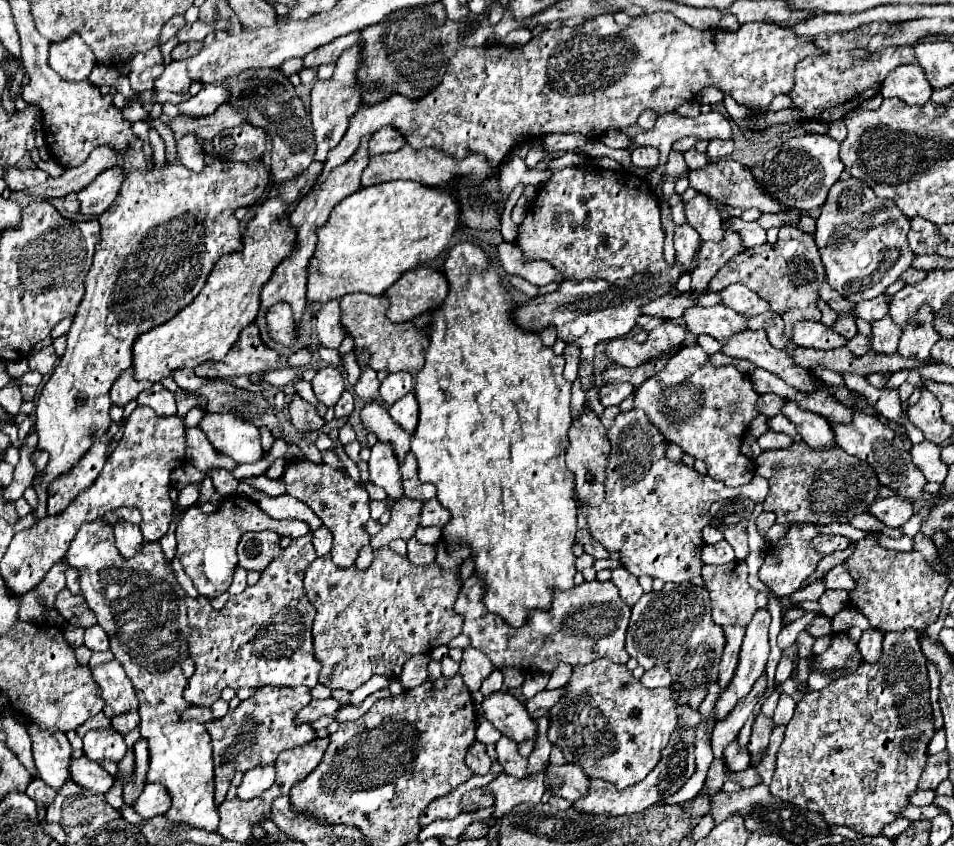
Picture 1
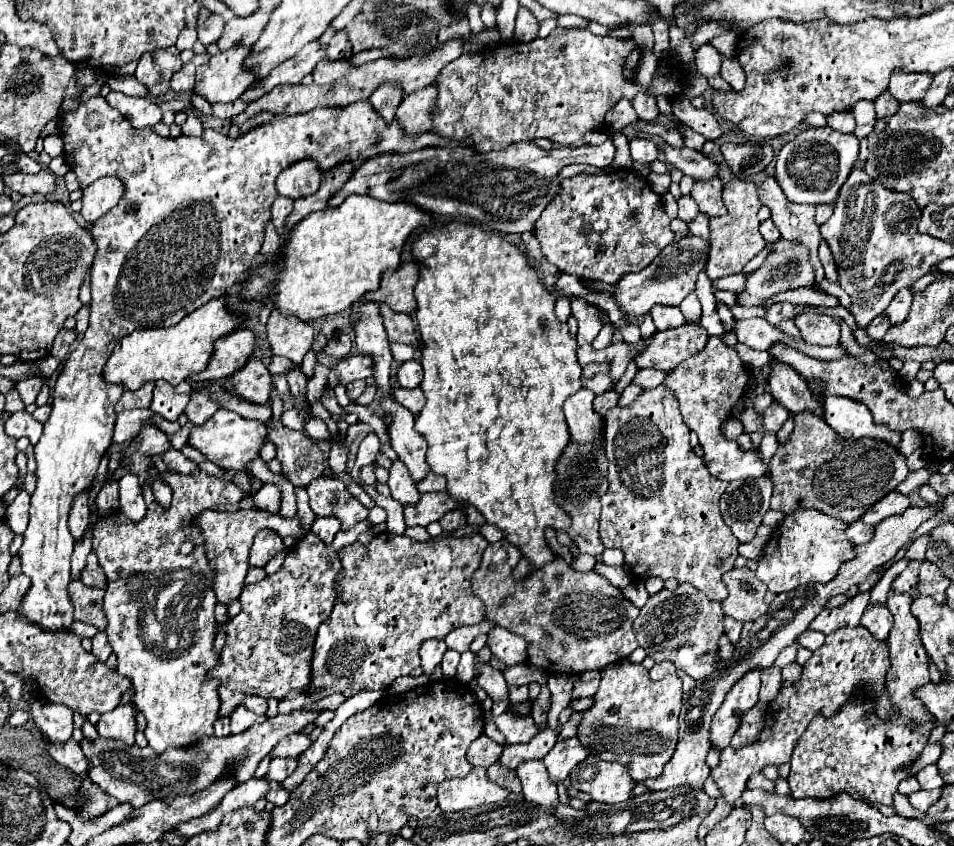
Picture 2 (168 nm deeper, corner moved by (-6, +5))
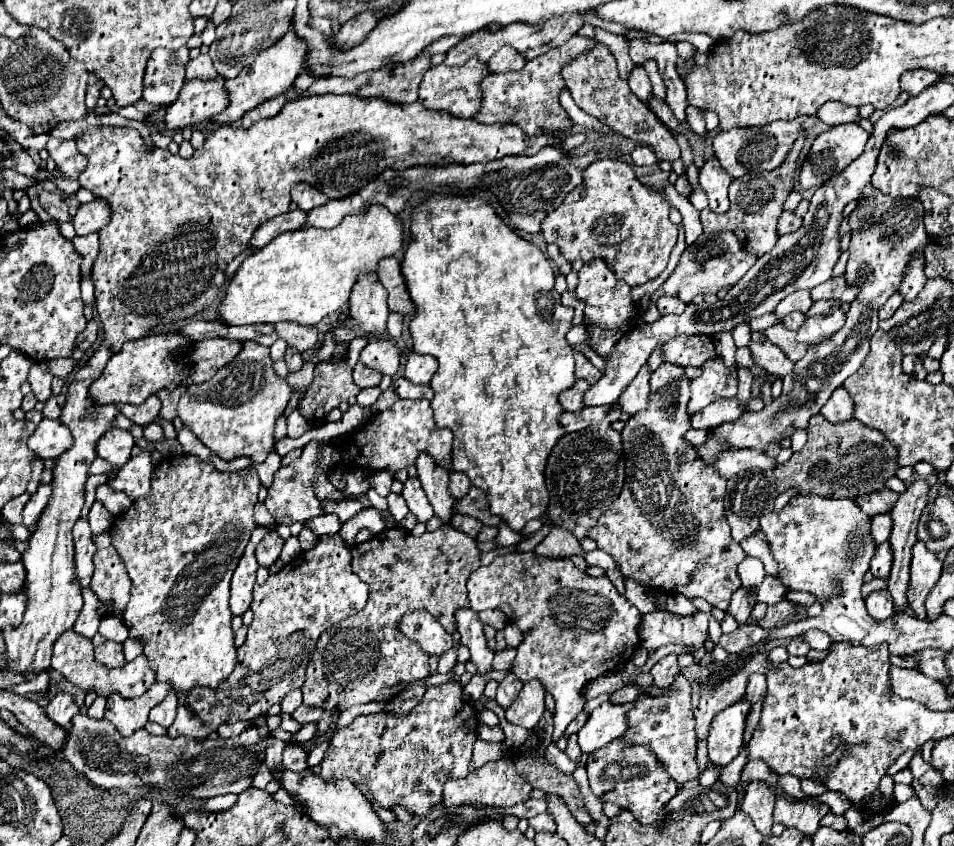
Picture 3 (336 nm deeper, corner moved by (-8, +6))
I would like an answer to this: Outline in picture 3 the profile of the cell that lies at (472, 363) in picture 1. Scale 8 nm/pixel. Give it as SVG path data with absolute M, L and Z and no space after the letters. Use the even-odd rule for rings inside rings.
M433 196L429 200L421 202L413 214L411 240L405 250L401 270L407 280L407 288L409 288L411 300L415 302L415 310L417 310L415 318L411 320L411 326L409 326L413 342L415 342L413 350L417 354L435 356L439 362L439 368L431 378L431 388L435 392L435 396L431 400L431 408L433 408L437 428L449 428L453 432L451 466L453 466L453 470L467 474L471 484L485 492L491 514L501 516L501 520L507 522L511 526L511 530L521 532L529 520L543 518L549 508L549 494L545 488L545 460L549 458L553 444L557 444L557 440L561 440L561 436L565 434L565 428L559 424L559 416L563 414L563 408L559 404L559 394L573 388L573 384L575 384L575 374L573 374L575 352L565 340L565 334L571 328L573 308L567 308L561 304L561 294L557 294L553 288L555 274L553 274L553 268L551 268L545 252L539 250L535 244L517 236L509 226L505 226L497 218L493 208L481 198Z

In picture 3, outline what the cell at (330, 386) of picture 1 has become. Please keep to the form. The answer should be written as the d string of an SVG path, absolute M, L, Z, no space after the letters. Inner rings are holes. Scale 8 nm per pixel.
M371 340L361 350L359 360L383 376L393 376L399 368L399 348L393 340Z

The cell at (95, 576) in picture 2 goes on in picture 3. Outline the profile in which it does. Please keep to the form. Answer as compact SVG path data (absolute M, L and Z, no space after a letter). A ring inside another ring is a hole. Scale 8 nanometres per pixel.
M109 532L93 536L93 542L97 546L97 552L91 590L97 594L99 600L111 600L115 604L113 614L119 614L129 602L131 578L127 576L119 554L111 546Z

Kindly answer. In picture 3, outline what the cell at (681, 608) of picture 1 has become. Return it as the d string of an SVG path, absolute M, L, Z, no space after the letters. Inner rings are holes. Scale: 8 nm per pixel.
M713 606L711 612L695 612L691 616L677 616L665 610L645 614L639 624L641 646L649 652L665 644L683 644L699 650L707 640L707 624L711 618L723 622L725 612Z

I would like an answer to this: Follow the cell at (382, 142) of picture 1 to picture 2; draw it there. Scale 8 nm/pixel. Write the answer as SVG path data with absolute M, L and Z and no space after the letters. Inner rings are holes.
M429 85L429 87L419 89L419 91L415 91L415 93L411 93L411 95L407 95L403 99L403 103L397 109L397 119L401 121L401 125L403 125L403 129L407 133L427 131L427 129L431 129L431 123L433 123L431 113L435 111L435 105L437 105L437 87L435 85Z

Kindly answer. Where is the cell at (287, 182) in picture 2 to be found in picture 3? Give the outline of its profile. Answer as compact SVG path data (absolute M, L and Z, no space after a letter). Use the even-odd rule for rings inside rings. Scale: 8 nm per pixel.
M301 182L301 184L297 184L293 188L291 198L305 212L309 212L309 210L313 210L313 208L317 208L317 206L321 206L321 204L325 204L329 200L325 194L321 194L319 190L311 188L311 184L305 184L305 182Z

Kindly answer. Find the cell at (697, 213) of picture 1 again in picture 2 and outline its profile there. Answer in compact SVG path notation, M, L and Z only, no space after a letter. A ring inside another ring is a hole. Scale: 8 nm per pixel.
M711 177L709 181L695 181L691 189L691 197L697 201L699 211L705 211L709 217L725 215L721 189L723 189L723 181L719 177Z

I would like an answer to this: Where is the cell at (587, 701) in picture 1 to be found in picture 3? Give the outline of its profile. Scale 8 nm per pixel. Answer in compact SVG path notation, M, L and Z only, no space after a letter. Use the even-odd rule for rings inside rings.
M643 672L633 678L631 682L641 690L637 700L633 702L633 708L627 712L627 732L621 736L627 740L627 744L633 746L645 746L649 748L661 766L665 766L665 772L677 782L683 784L687 780L697 778L699 766L695 760L695 720L693 720L693 710L691 710L691 688L685 676L681 672L673 680L673 684L667 688L669 692L663 696L653 696L651 690L655 688L653 678L649 672Z

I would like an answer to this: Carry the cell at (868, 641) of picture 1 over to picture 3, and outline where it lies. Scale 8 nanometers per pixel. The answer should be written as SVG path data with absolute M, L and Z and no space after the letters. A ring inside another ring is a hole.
M877 590L877 592L869 594L865 598L865 606L867 606L869 616L873 616L873 620L877 620L877 622L885 622L895 614L893 598L887 590Z

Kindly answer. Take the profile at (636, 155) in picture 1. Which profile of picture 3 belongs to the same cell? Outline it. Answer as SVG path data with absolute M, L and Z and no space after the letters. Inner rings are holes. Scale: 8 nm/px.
M637 146L631 152L631 158L633 158L633 164L637 164L637 166L649 166L649 164L657 162L657 158L649 146Z

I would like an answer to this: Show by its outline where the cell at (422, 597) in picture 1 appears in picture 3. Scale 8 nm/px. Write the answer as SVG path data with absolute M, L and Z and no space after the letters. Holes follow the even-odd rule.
M443 524L435 532L425 532L415 538L403 528L389 528L373 536L365 544L357 544L353 548L353 572L369 586L369 600L361 612L339 622L337 626L323 632L317 640L317 646L311 654L307 666L307 680L303 684L303 704L321 706L325 710L343 712L353 704L365 704L375 700L389 700L395 692L401 690L403 684L411 680L421 680L429 676L429 655L423 652L415 640L410 640L397 630L397 622L405 616L407 610L425 610L449 632L457 632L455 612L457 608L469 608L467 600L467 580L471 572L481 566L481 550L479 542L465 534L457 532L453 526Z

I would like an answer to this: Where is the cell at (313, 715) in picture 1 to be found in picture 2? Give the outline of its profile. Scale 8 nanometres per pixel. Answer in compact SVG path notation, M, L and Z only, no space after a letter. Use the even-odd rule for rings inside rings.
M305 709L293 711L289 715L277 715L267 719L261 725L253 725L251 729L229 735L229 737L203 737L191 747L171 747L165 753L155 753L151 747L125 745L115 739L97 741L81 739L81 749L89 761L87 777L99 785L107 795L119 799L121 803L129 803L133 807L145 805L149 801L169 803L179 795L193 795L197 791L207 789L219 777L233 777L237 785L249 781L261 763L261 759L287 735L301 731L307 723L313 723L319 713L311 713Z

